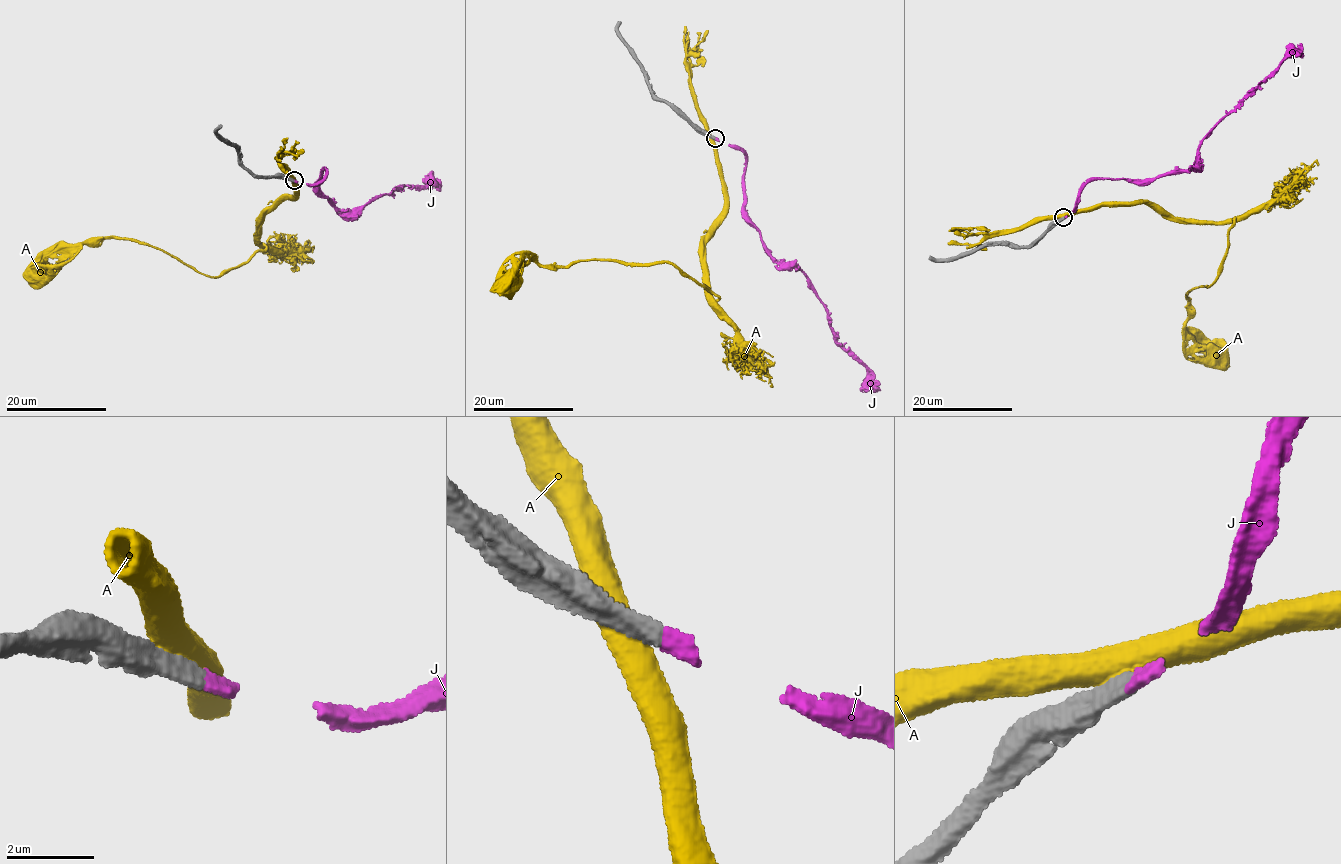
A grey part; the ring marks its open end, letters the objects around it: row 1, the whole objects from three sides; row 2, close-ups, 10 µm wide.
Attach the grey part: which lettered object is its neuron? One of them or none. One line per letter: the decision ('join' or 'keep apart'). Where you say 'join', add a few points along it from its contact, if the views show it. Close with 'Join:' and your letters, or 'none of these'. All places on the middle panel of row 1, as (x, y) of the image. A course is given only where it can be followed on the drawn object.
A: keep apart
J: join | via (715, 138), (744, 153), (744, 212), (763, 246), (803, 272), (838, 342), (859, 358), (875, 392)
Join: J

